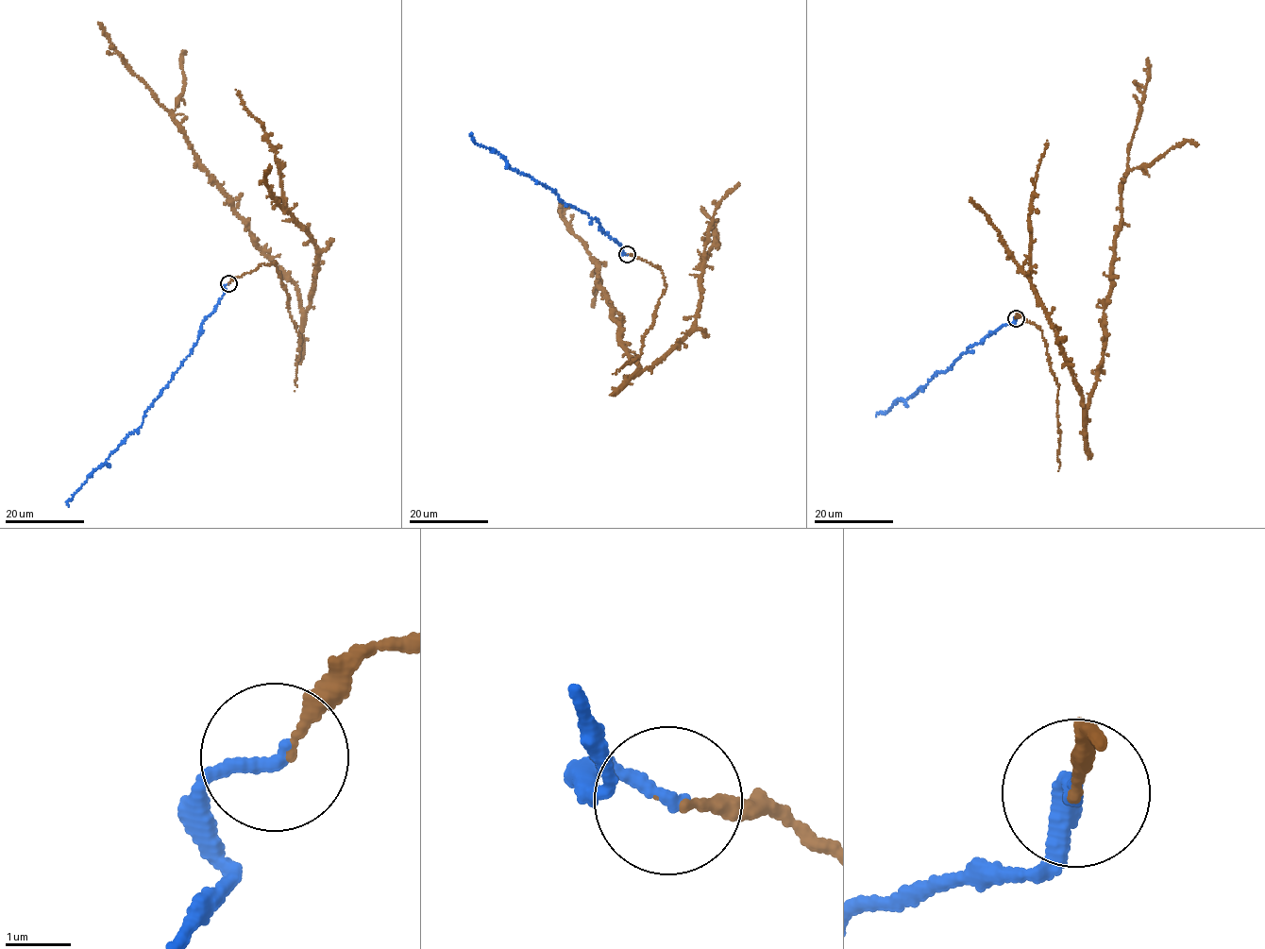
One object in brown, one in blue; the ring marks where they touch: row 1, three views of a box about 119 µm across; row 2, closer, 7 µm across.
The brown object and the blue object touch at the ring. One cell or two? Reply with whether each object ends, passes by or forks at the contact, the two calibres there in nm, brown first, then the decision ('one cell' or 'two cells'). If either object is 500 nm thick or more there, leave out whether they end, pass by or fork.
brown ends there; blue ends there; 80 nm thick on the brown side, 200 nm on the other; one cell

